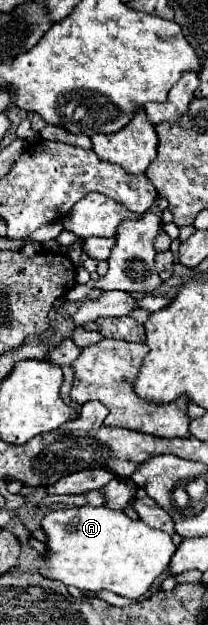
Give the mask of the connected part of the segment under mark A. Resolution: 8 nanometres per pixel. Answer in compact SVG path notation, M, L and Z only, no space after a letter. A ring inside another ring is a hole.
M69 507L47 511L41 519L47 537L47 551L37 561L39 575L75 585L83 591L113 591L121 597L139 599L167 571L175 545L165 531L153 529L143 521L129 519L123 511L107 507Z

